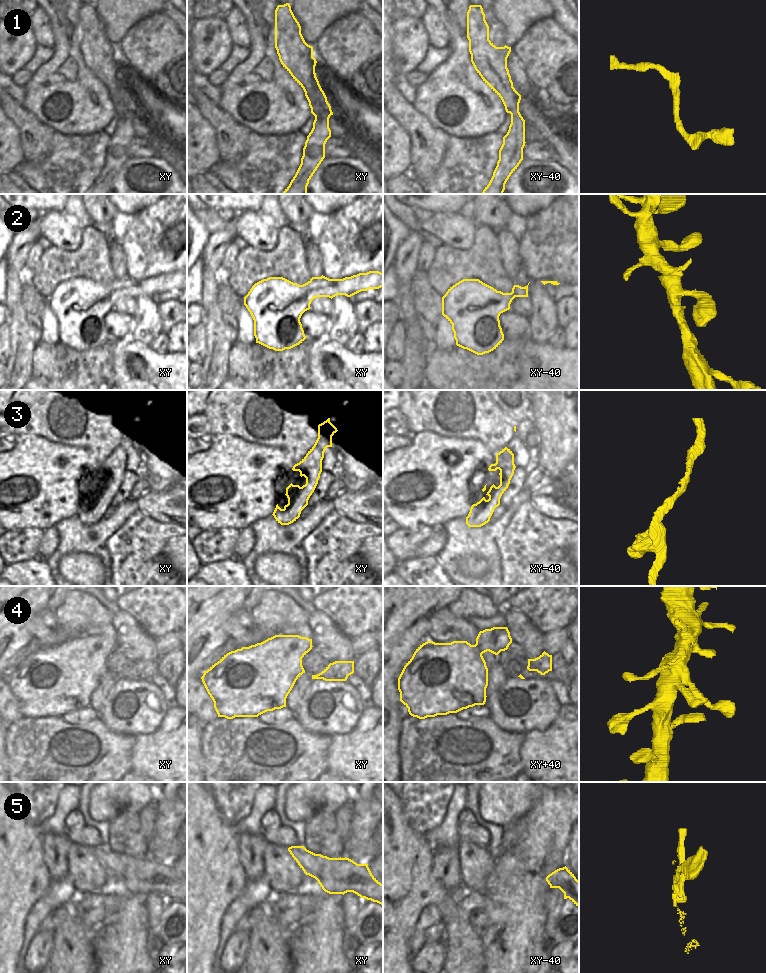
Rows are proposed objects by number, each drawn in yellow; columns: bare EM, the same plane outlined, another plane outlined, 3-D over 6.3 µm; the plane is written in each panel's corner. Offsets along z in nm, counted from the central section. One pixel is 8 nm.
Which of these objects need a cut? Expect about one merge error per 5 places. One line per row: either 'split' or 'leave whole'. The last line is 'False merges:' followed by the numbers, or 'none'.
1: leave whole
2: leave whole
3: leave whole
4: leave whole
5: leave whole
False merges: none

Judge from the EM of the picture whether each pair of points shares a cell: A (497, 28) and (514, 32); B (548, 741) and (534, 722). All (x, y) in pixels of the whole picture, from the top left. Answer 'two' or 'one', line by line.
A: two
B: two

